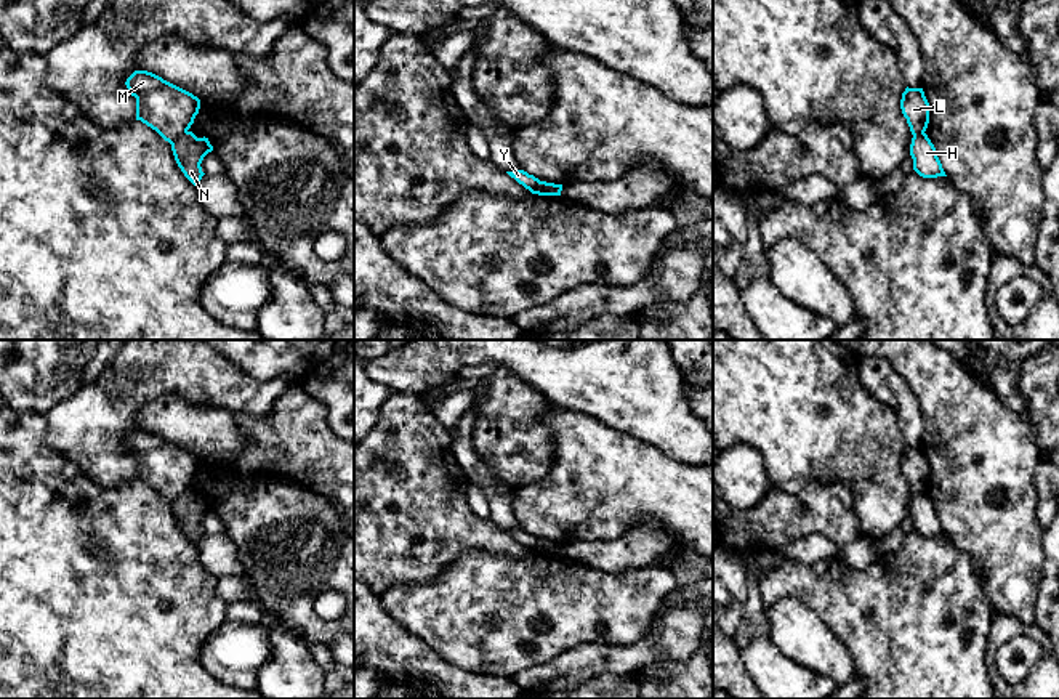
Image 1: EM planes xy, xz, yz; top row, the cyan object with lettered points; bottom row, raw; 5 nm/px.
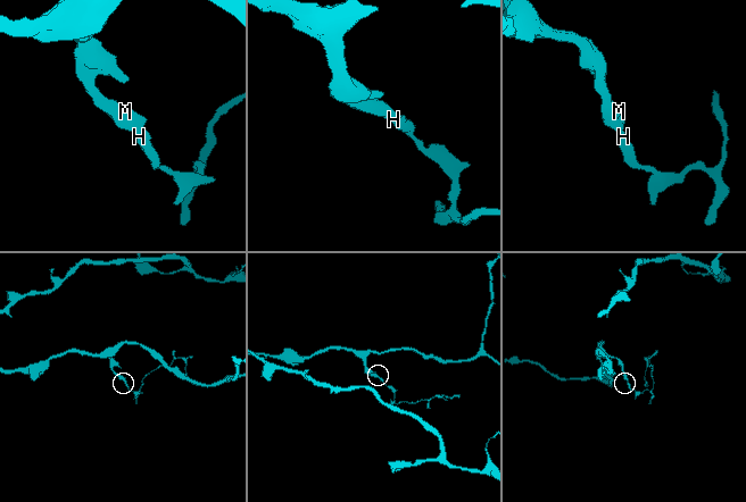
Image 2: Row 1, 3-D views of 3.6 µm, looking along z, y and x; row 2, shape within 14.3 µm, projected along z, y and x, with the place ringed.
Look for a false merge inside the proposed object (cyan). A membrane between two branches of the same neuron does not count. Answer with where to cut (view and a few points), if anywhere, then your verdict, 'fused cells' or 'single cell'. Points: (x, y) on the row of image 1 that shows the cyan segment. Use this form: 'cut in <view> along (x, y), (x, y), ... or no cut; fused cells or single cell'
cut in xy along (186, 130), (172, 145); fused cells

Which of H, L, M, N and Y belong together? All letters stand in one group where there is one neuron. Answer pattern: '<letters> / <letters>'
H N / L M Y

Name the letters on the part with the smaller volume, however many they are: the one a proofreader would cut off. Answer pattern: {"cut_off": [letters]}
{"cut_off": ["H", "N"]}

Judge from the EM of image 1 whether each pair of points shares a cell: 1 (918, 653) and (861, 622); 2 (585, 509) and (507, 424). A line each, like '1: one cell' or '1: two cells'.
1: one cell
2: two cells

